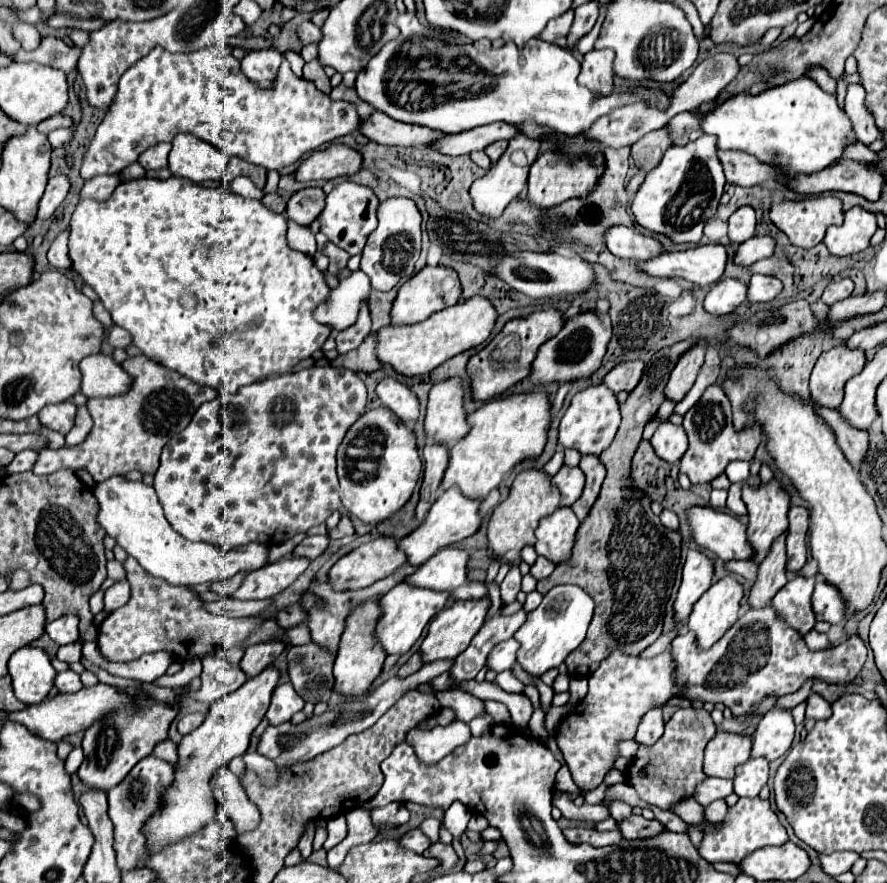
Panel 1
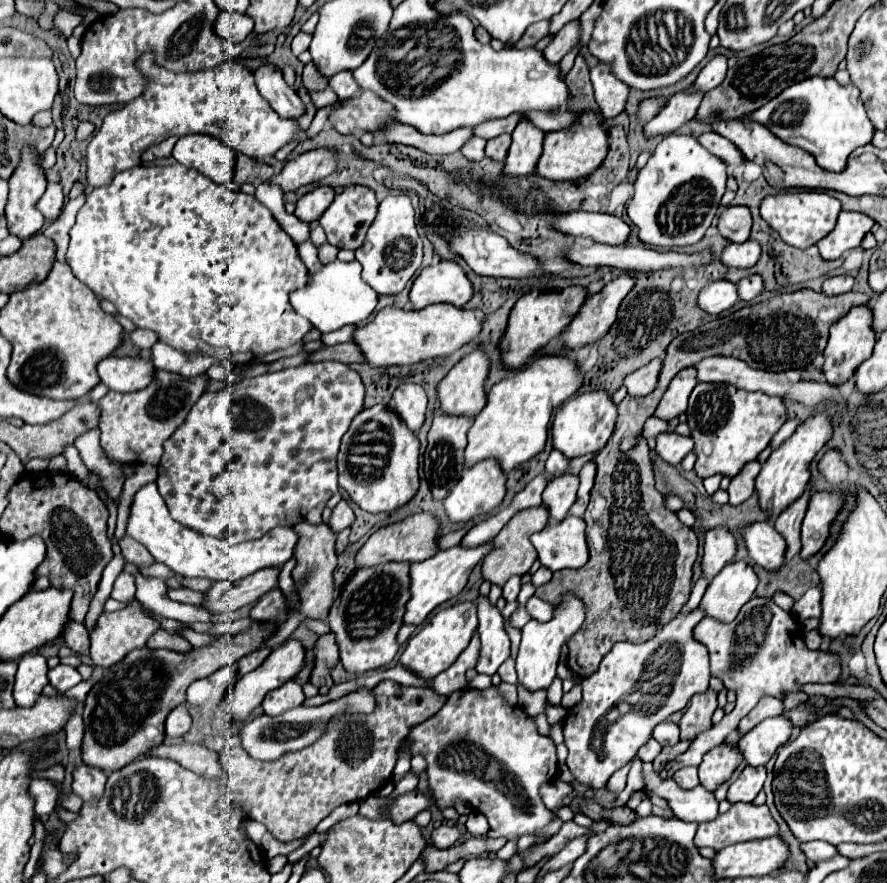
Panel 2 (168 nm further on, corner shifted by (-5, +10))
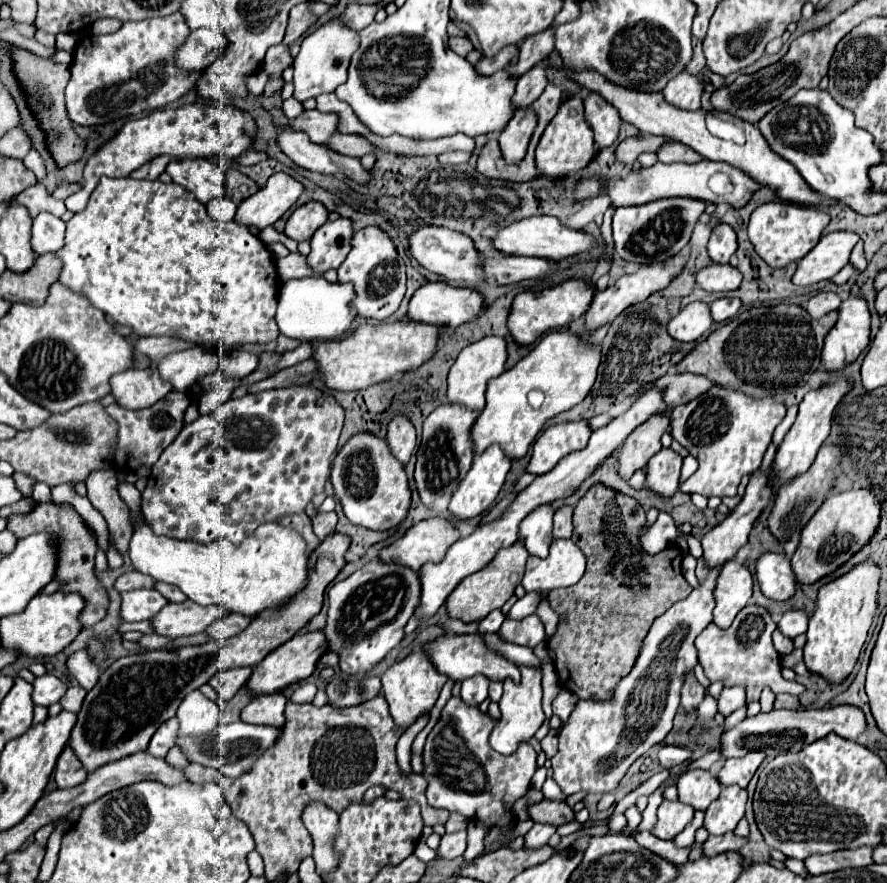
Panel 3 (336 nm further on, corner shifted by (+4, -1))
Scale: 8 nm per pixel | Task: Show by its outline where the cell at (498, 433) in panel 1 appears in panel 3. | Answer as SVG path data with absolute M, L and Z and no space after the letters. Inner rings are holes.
M568 329L546 333L512 369L506 369L502 375L490 379L486 407L472 427L476 451L482 453L488 445L496 443L510 459L524 457L548 419L582 403L582 399L590 393L596 381L600 357L602 349L598 345L590 345Z

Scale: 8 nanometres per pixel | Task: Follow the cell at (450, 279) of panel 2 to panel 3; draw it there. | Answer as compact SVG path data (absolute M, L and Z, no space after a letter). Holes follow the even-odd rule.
M438 281L438 283L426 283L414 293L414 297L410 299L408 315L410 319L422 321L422 323L432 323L440 327L460 327L464 323L474 321L484 307L486 307L486 301L478 291L468 287L450 287L448 283Z

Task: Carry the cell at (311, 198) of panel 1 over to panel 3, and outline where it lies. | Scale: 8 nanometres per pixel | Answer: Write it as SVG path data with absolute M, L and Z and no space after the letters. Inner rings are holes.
M310 201L310 203L298 207L290 215L290 219L286 221L286 231L284 233L290 239L298 241L298 243L308 241L314 235L314 231L318 227L322 227L322 223L326 223L326 221L328 221L326 207L322 203L318 203L318 201Z

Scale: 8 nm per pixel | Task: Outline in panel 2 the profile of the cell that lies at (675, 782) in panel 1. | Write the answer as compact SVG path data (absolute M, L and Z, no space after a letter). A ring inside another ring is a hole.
M713 690L695 694L679 720L681 740L693 740L697 734L709 730L713 726L711 718L715 710L717 710L717 694Z

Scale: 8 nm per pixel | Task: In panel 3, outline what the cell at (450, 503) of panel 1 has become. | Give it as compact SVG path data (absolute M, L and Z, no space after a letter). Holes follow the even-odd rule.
M488 447L482 455L476 455L472 469L450 501L450 513L458 519L472 519L484 513L494 503L510 471L510 463L512 461L502 455L502 447Z

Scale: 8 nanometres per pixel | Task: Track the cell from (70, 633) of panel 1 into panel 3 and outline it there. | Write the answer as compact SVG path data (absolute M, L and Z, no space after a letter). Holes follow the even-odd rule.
M78 651L74 653L70 659L68 659L68 669L70 669L70 675L76 677L76 681L80 683L82 689L90 691L96 683L98 683L98 677L100 677L100 669L90 661L88 653L86 651Z

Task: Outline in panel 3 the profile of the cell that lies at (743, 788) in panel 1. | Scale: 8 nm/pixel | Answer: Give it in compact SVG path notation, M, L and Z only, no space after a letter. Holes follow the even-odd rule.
M738 785L724 787L720 791L720 797L712 801L712 805L706 809L704 829L710 835L724 835L728 831L734 831L738 821L744 817L746 799L746 789L740 789Z

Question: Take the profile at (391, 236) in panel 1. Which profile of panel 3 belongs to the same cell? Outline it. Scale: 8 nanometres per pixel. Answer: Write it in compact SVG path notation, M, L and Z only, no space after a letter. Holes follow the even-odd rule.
M364 227L364 229L354 233L352 249L350 249L348 257L344 259L344 263L338 267L338 281L354 285L356 297L354 297L354 303L350 303L350 305L354 307L354 313L364 317L364 319L378 319L378 321L388 319L398 309L398 305L400 305L400 301L402 301L402 297L406 293L406 269L404 269L404 263L402 263L402 259L398 259L396 247L390 241L390 237L378 227Z

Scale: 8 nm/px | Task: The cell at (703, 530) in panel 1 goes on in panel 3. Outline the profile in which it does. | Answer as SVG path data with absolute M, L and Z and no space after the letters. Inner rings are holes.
M766 553L756 563L756 579L764 597L772 601L788 601L796 593L796 575L790 559L780 553Z

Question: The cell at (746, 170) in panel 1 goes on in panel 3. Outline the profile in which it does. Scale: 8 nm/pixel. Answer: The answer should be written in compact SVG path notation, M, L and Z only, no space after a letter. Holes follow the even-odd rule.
M682 143L664 145L664 147L660 147L656 151L656 155L658 155L658 161L662 161L662 163L676 163L676 161L682 161L682 163L698 163L698 161L702 161L702 157L694 149L682 145Z

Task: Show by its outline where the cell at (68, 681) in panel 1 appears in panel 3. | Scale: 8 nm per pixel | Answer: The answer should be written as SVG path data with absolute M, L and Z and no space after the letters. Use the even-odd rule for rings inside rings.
M52 673L36 677L32 687L34 687L34 691L32 691L34 705L44 705L44 707L50 707L52 703L60 701L68 689L68 685L64 681L60 681L58 677L54 677Z

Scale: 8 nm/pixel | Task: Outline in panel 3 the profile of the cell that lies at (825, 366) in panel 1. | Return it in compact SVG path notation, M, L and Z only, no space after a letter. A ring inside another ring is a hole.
M850 295L838 309L838 321L824 339L822 367L826 371L838 371L868 347L870 343L870 309L868 303Z

